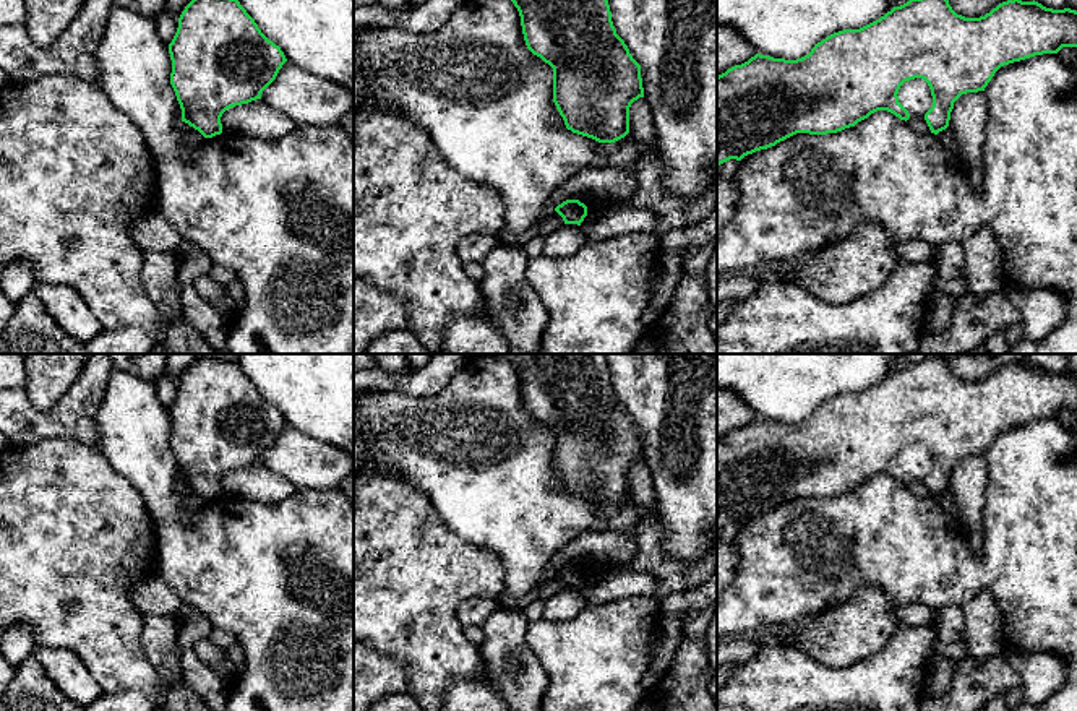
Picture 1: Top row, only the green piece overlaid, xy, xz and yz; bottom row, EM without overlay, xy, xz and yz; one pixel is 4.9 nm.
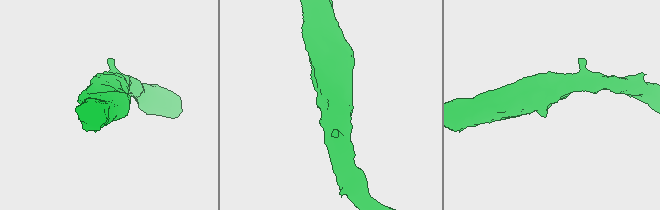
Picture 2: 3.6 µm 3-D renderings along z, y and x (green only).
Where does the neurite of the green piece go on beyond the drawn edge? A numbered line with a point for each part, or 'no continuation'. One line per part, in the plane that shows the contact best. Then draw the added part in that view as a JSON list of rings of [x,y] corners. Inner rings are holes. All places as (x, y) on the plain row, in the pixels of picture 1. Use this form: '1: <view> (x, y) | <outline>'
1: yz (915, 460) | [[[921,442],[905,445],[900,450],[897,459],[899,459],[899,466],[908,474],[910,482],[921,480],[925,484],[925,477],[933,469],[931,453],[928,446]]]

